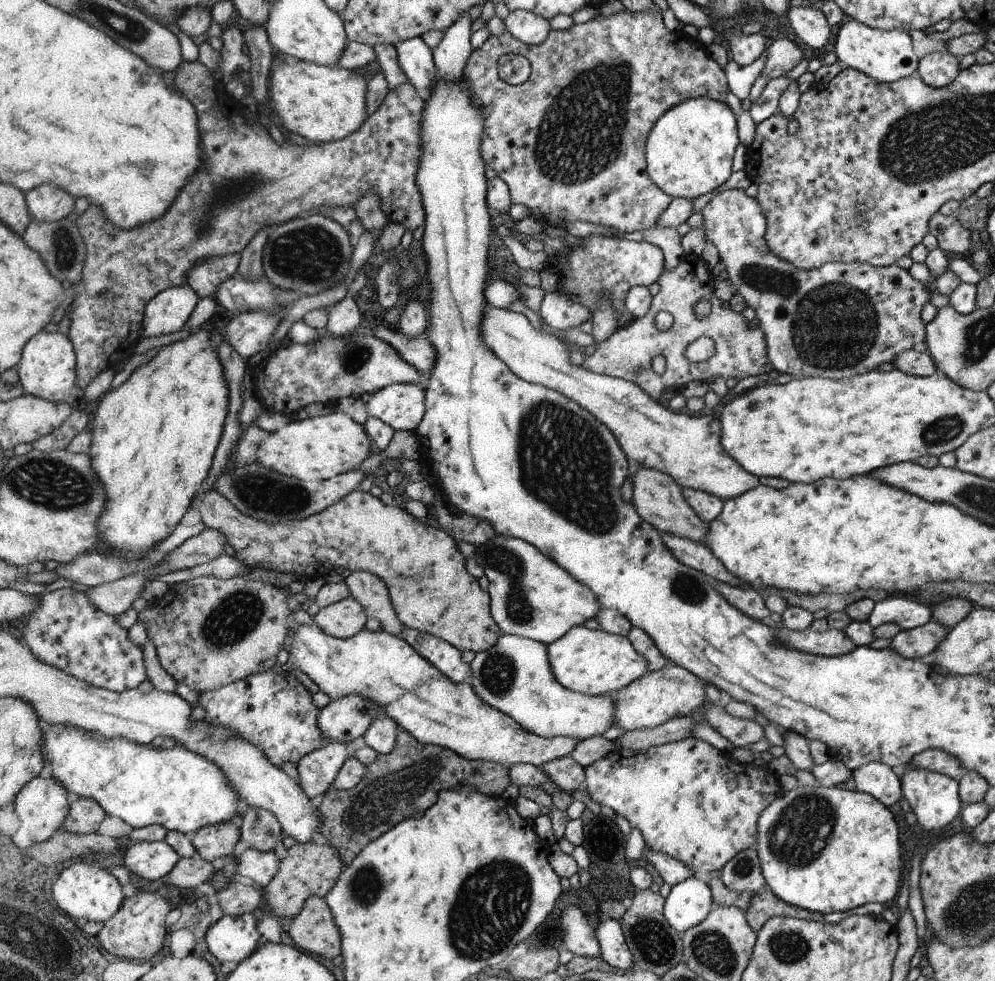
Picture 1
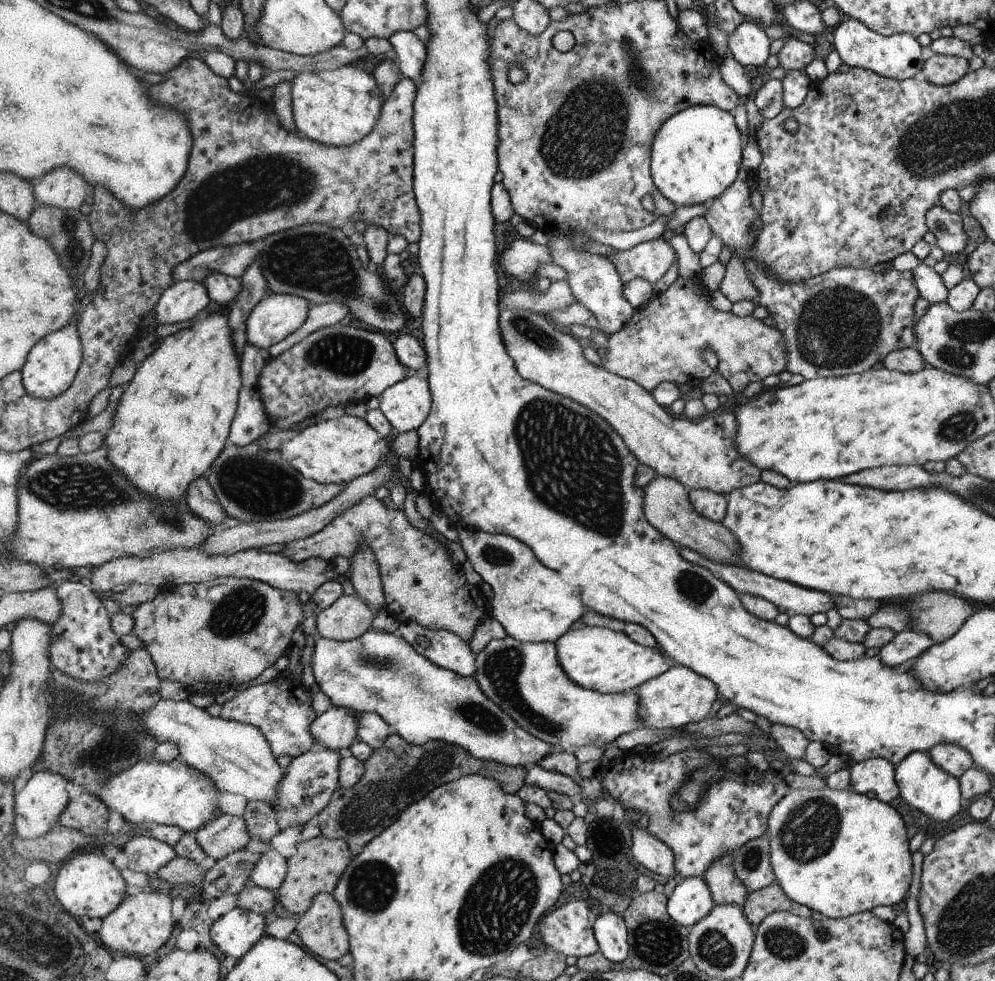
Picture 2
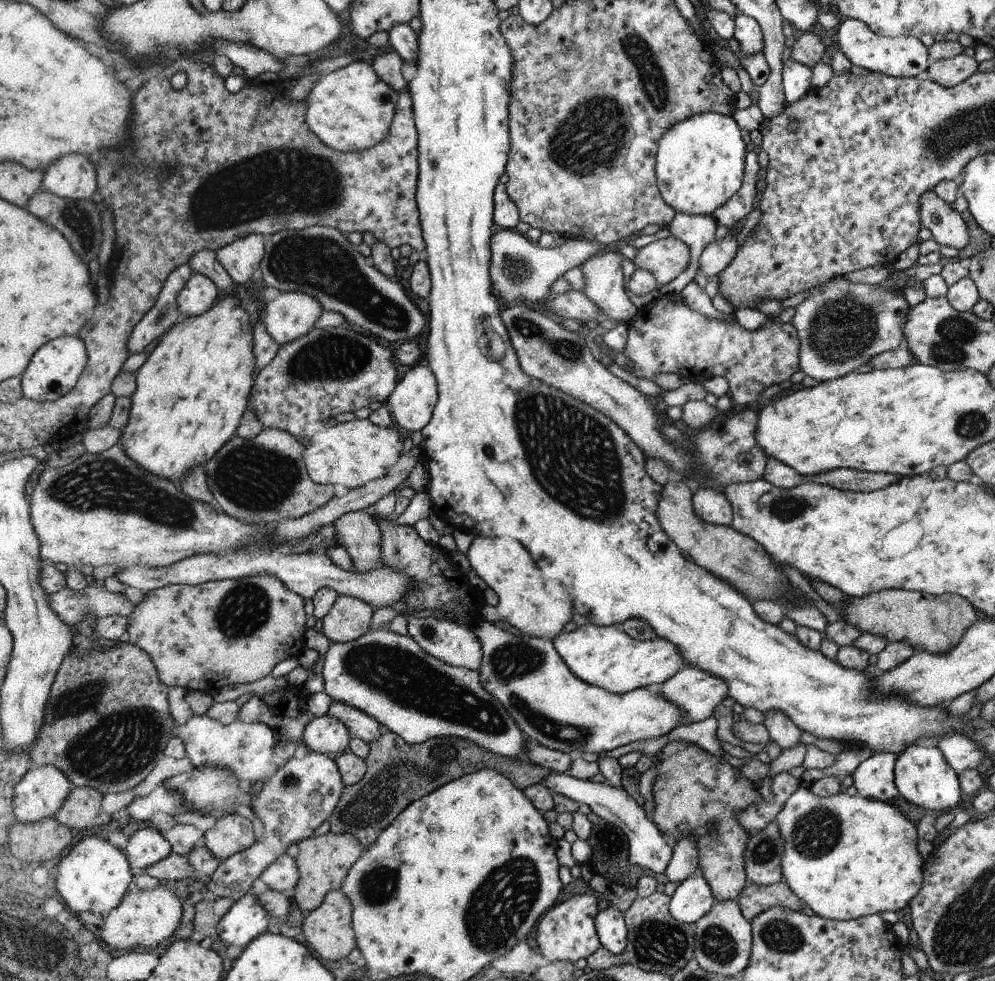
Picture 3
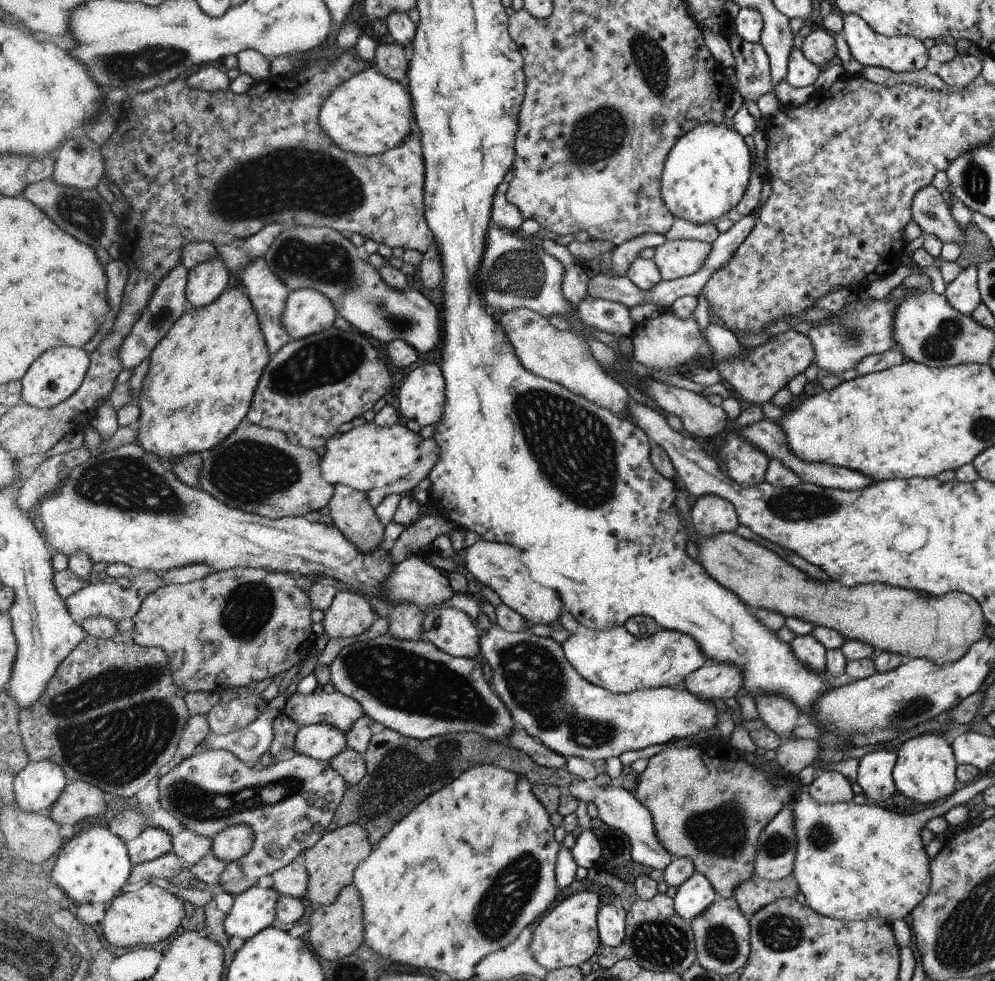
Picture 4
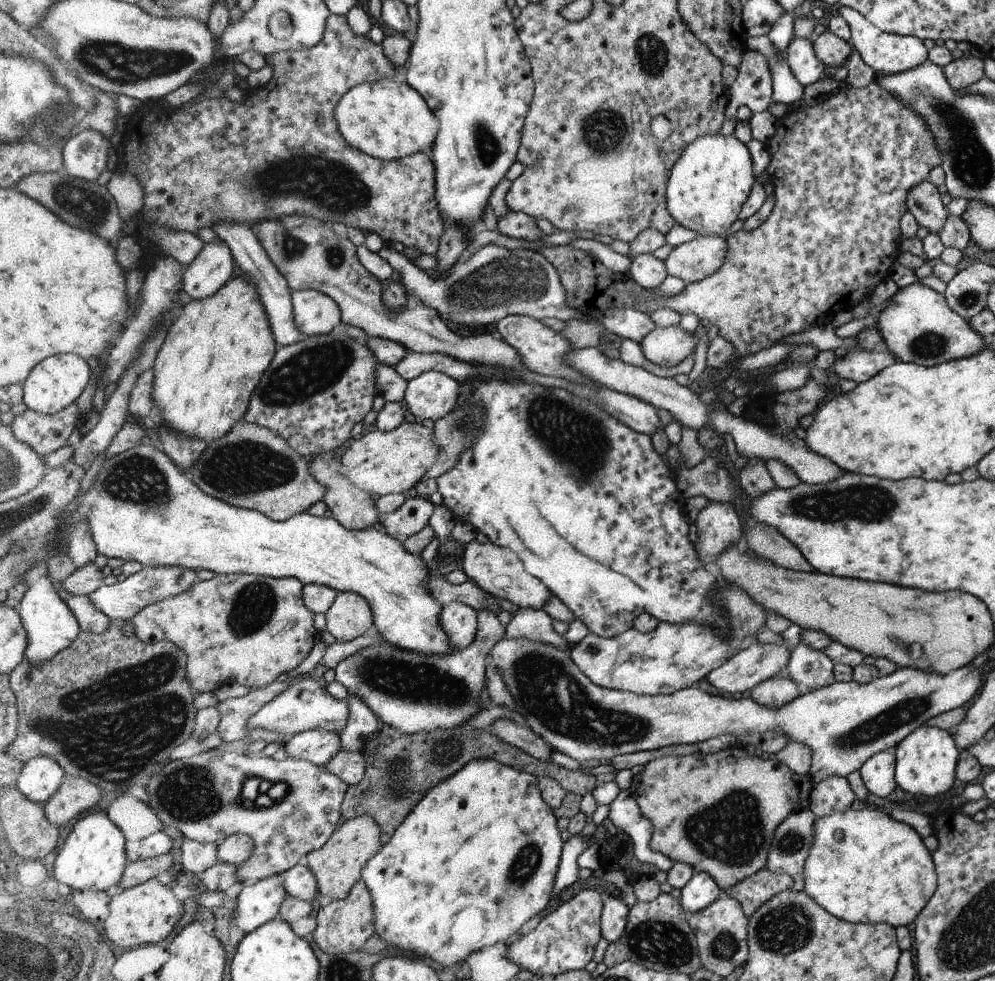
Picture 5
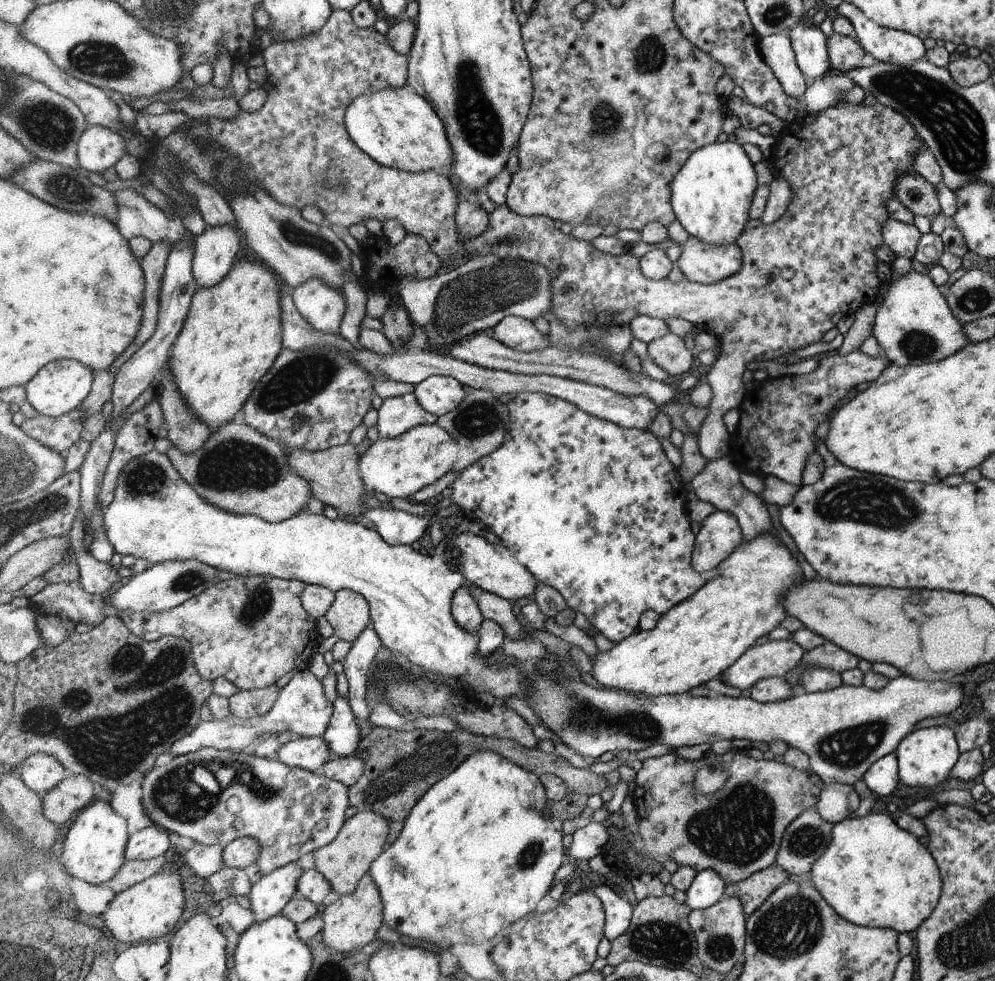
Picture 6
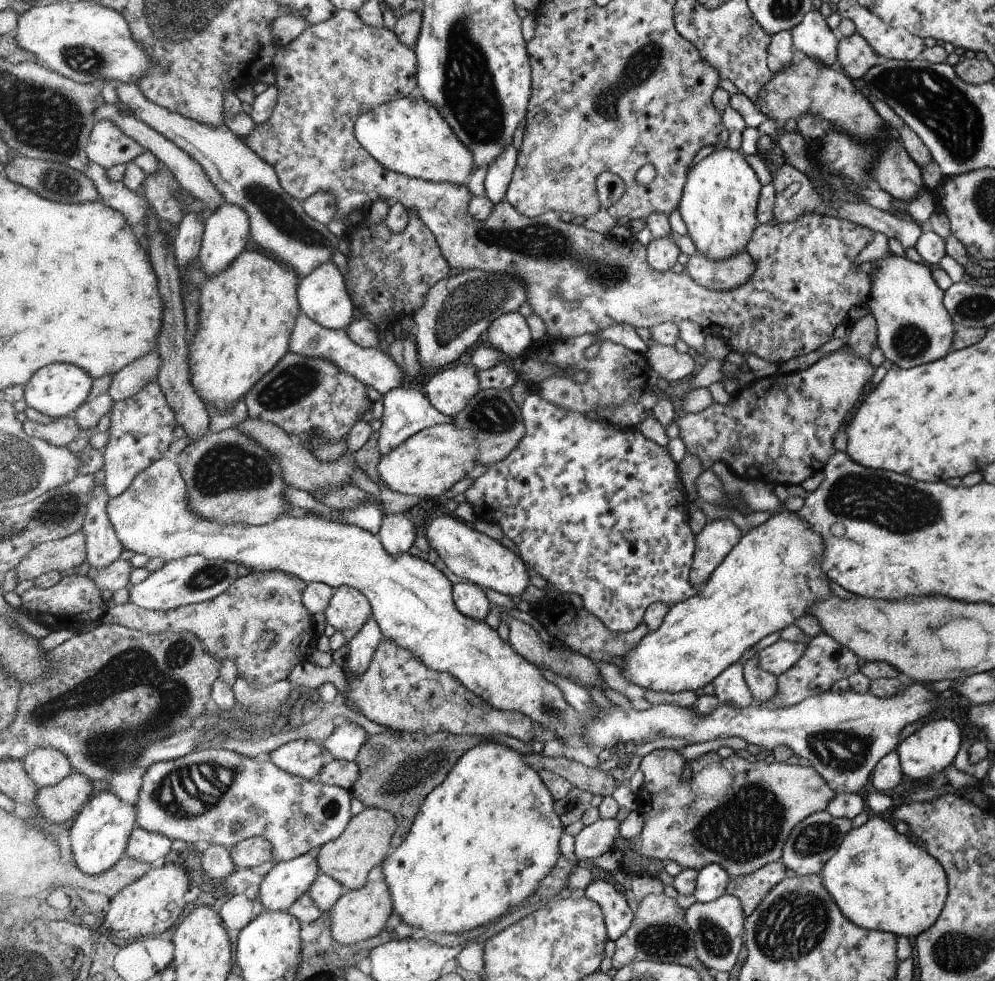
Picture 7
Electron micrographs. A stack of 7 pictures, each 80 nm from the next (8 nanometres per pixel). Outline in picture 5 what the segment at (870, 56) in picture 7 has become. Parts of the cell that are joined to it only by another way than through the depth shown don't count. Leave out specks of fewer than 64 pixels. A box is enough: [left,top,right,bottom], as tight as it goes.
[813,30,854,68]

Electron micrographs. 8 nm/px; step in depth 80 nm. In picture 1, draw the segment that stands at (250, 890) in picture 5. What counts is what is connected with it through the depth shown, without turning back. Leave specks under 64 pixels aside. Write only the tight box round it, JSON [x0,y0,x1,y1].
[205,913,260,963]

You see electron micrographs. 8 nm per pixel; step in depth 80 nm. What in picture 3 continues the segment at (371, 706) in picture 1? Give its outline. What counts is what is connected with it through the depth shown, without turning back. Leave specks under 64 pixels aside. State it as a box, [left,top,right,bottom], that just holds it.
[302,717,352,758]

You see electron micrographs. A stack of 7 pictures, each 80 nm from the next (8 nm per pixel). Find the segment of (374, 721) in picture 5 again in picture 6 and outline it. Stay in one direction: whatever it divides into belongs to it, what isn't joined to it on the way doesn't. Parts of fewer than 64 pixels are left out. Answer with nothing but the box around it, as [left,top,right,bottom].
[343,624,383,740]

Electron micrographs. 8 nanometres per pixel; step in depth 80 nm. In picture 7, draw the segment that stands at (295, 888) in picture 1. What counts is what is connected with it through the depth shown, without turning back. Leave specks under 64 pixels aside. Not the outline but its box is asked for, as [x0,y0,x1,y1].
[317,807,396,890]

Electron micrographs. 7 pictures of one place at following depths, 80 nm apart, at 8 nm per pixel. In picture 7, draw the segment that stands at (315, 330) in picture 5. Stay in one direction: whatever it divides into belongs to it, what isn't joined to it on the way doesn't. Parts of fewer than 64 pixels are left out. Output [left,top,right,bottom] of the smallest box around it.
[298,261,356,330]

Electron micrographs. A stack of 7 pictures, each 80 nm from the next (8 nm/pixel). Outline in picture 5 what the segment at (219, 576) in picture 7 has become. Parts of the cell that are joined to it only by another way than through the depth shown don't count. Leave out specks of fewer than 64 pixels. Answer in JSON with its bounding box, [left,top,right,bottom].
[88,565,202,620]

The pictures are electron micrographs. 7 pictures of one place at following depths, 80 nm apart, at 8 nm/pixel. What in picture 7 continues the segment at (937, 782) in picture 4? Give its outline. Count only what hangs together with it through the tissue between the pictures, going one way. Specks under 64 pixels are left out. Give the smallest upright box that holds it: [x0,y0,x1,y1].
[896,718,962,779]

